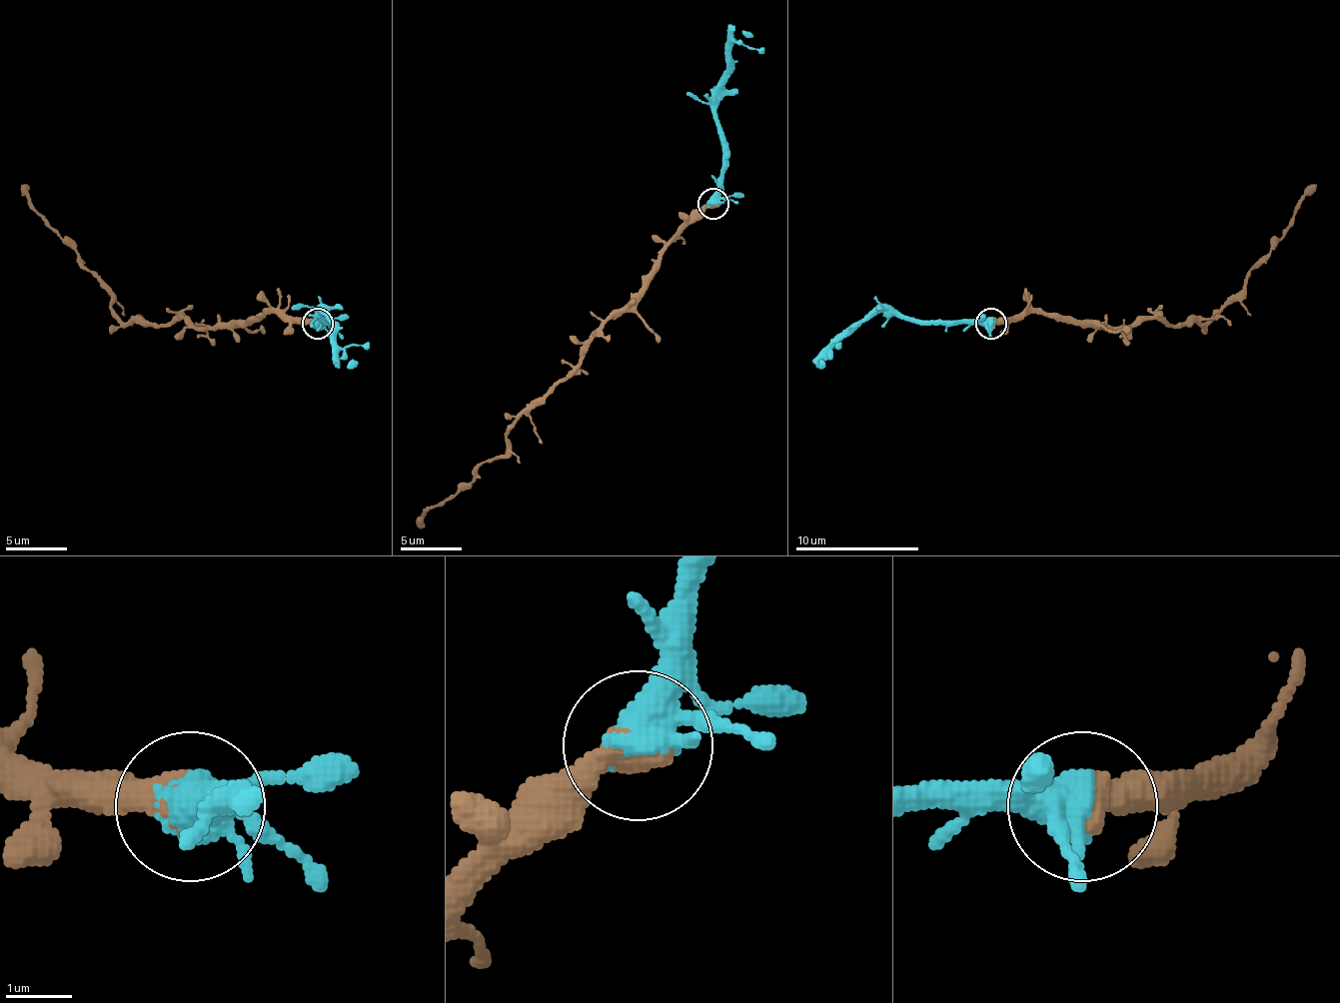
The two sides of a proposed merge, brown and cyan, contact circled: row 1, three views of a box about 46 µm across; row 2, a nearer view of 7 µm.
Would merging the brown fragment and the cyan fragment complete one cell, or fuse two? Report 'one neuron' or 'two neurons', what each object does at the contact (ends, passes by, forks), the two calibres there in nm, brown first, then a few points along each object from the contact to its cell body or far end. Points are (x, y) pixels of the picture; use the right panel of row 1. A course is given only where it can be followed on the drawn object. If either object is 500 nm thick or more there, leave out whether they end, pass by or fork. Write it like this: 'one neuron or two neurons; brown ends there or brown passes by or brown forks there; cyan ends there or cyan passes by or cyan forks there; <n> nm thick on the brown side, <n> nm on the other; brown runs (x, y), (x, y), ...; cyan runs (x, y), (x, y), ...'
one neuron; 700 nm thick on the brown side, 460 nm on the other; brown runs (991, 323), (1032, 314), (1059, 314), (1115, 326), (1149, 320), (1174, 326), (1205, 323), (1235, 295), (1316, 184); cyan runs (988, 323), (914, 323), (902, 317), (874, 314), (831, 348), (837, 344), (834, 348)

